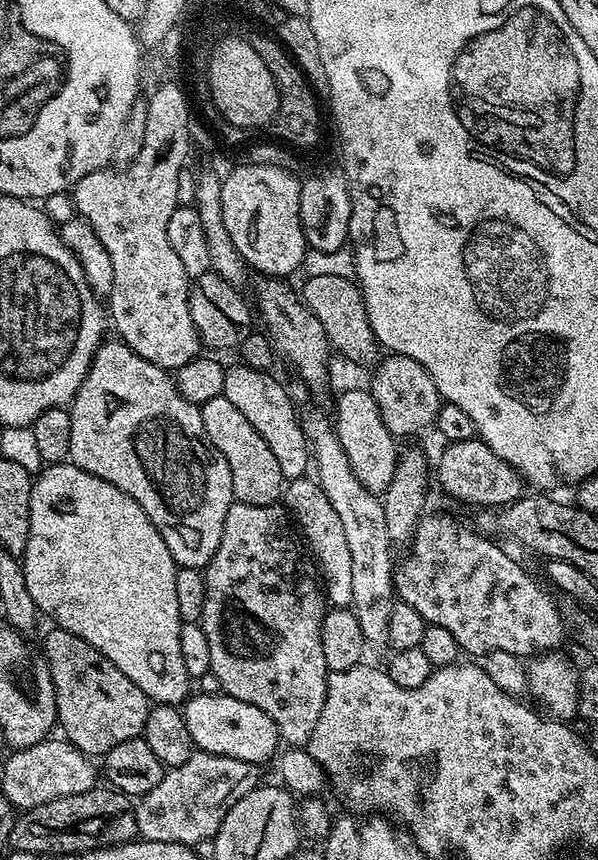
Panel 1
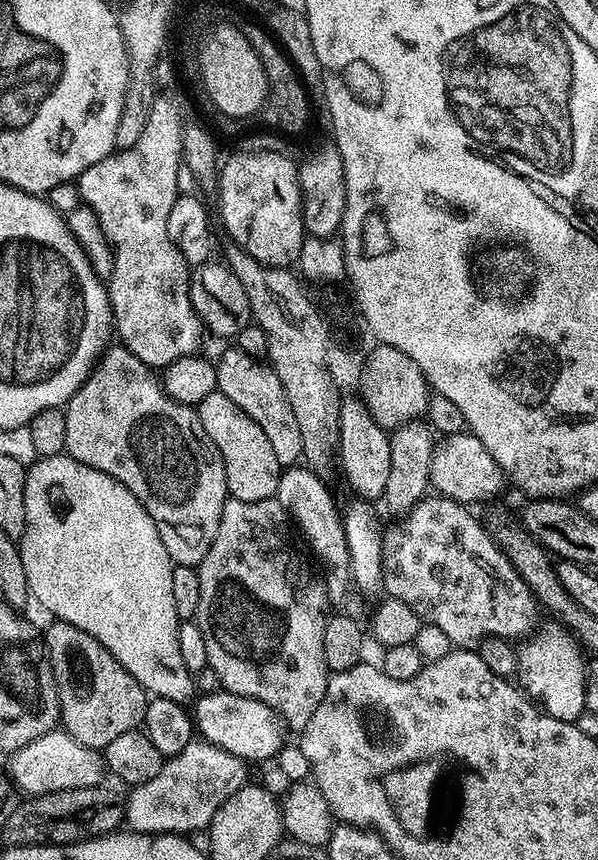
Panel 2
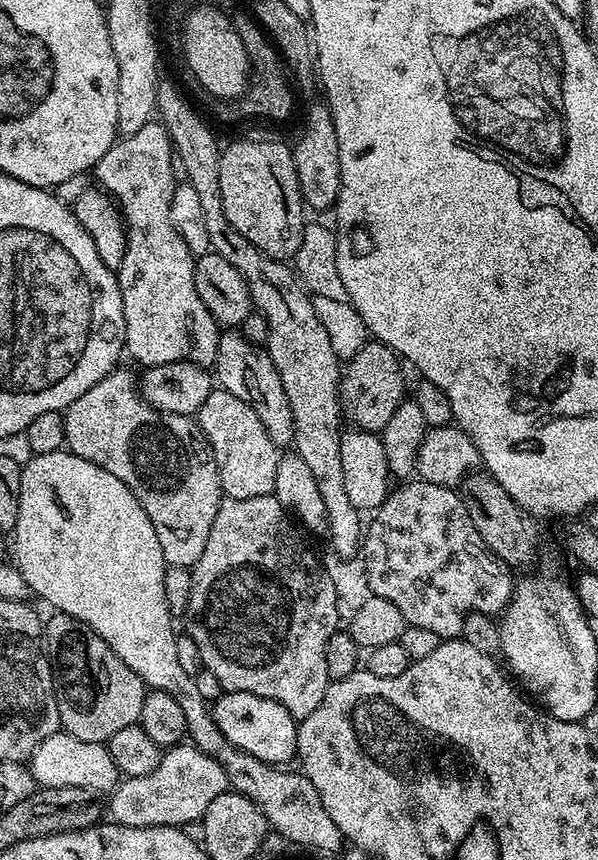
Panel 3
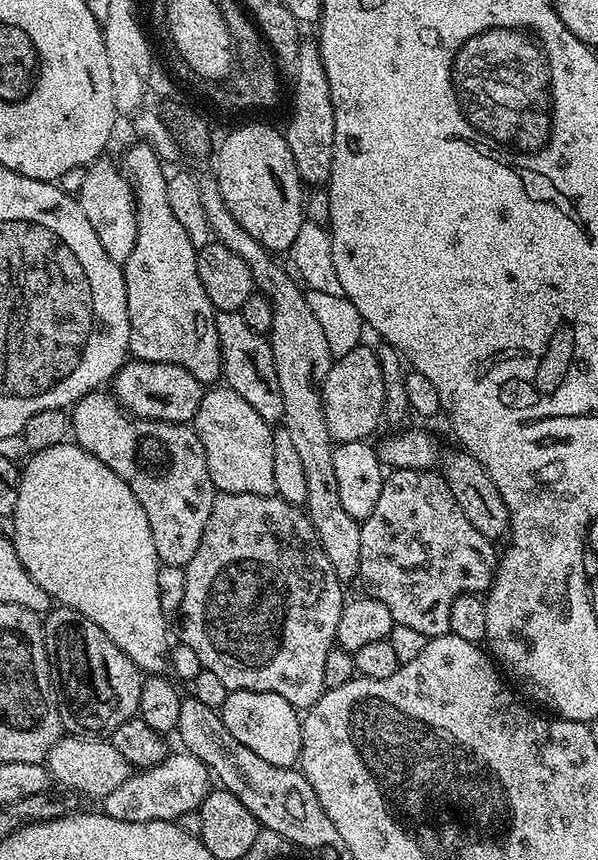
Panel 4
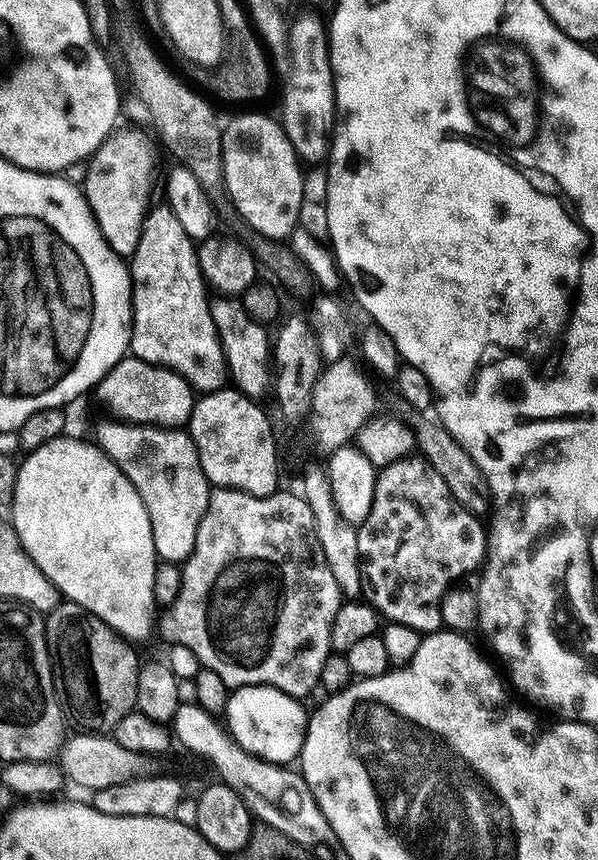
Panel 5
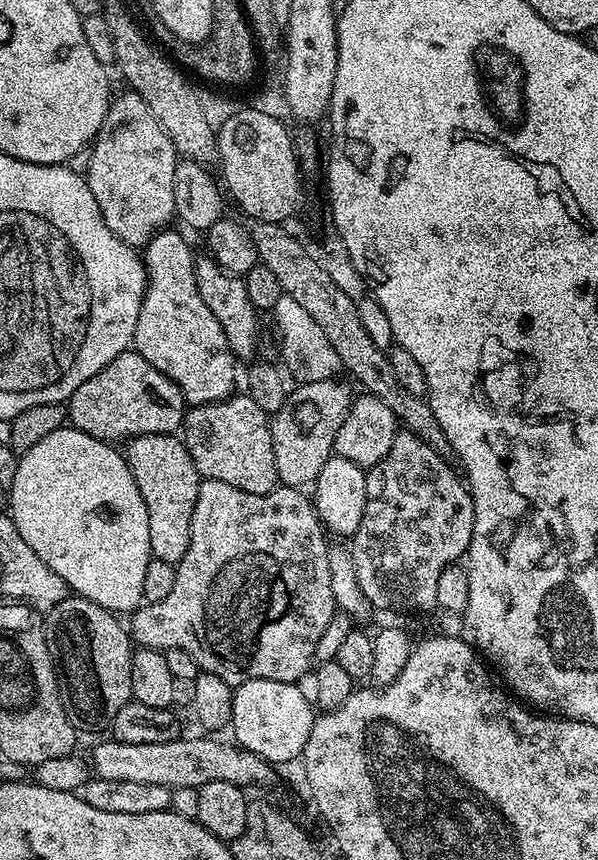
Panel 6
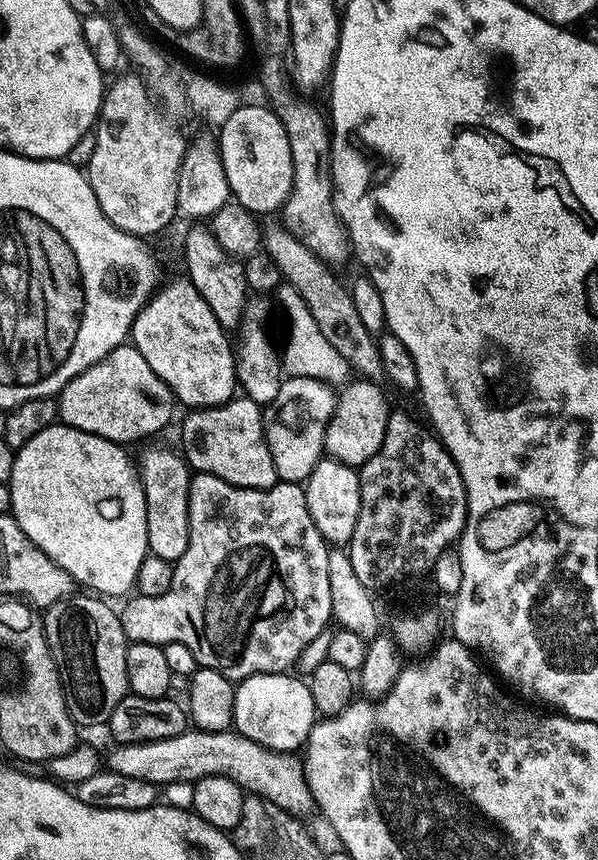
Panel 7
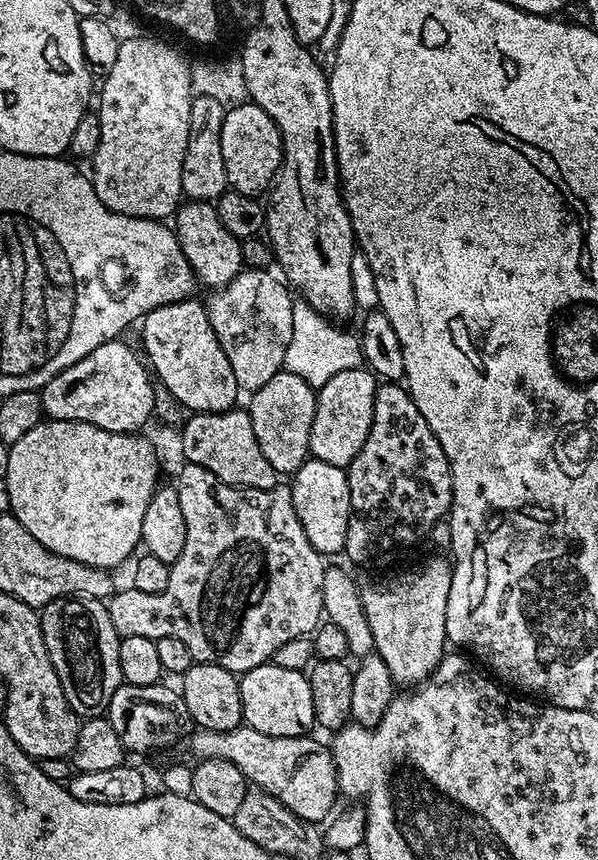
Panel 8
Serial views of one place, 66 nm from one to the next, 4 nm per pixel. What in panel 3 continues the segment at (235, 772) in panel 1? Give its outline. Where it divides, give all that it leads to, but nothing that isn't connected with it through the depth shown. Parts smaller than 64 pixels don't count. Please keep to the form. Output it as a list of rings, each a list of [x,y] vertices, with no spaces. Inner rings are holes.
[[[181,742],[161,755],[157,768],[150,774],[136,776],[136,782],[128,780],[128,786],[118,794],[118,798],[114,798],[116,799],[116,813],[110,817],[110,820],[113,824],[120,824],[126,820],[126,826],[135,828],[145,828],[146,826],[179,828],[186,822],[203,821],[206,806],[210,806],[210,802],[214,802],[214,798],[218,798],[218,794],[229,791],[229,788],[228,772],[215,755],[203,752],[202,749],[196,747],[195,743]],[[128,800],[134,800],[134,806],[140,802],[140,812],[138,812],[138,808],[134,808],[136,812],[130,816],[130,812],[126,812],[126,810],[130,810],[130,808],[126,808]]]

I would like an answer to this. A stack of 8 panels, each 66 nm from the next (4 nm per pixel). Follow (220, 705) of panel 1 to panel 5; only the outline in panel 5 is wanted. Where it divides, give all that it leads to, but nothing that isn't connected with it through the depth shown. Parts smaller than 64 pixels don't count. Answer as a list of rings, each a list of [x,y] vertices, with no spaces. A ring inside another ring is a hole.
[[[247,684],[229,695],[226,727],[237,748],[257,756],[260,761],[288,766],[300,755],[310,715],[309,709],[300,704],[303,703],[297,697],[269,684]]]

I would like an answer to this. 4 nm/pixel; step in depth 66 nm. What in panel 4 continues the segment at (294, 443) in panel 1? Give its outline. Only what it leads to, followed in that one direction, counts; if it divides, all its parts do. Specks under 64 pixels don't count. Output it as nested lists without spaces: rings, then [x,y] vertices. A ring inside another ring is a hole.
[[[240,311],[216,313],[216,329],[220,343],[220,366],[222,380],[227,387],[233,388],[258,414],[271,425],[283,421],[282,390],[278,386],[278,374],[274,366],[274,354],[268,336],[258,334],[246,326],[246,318]]]

